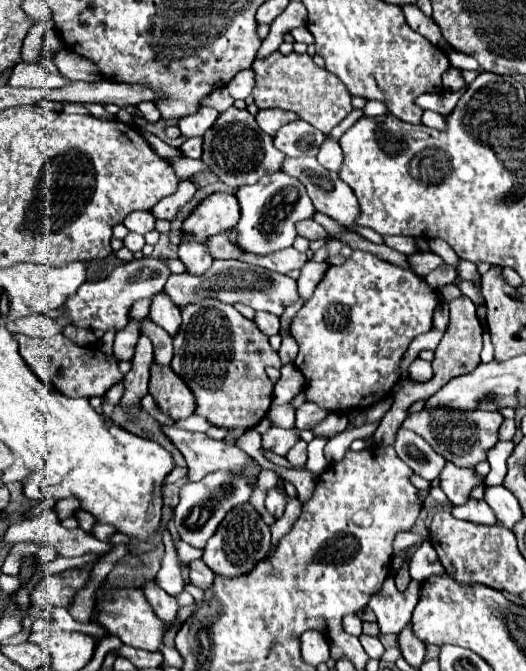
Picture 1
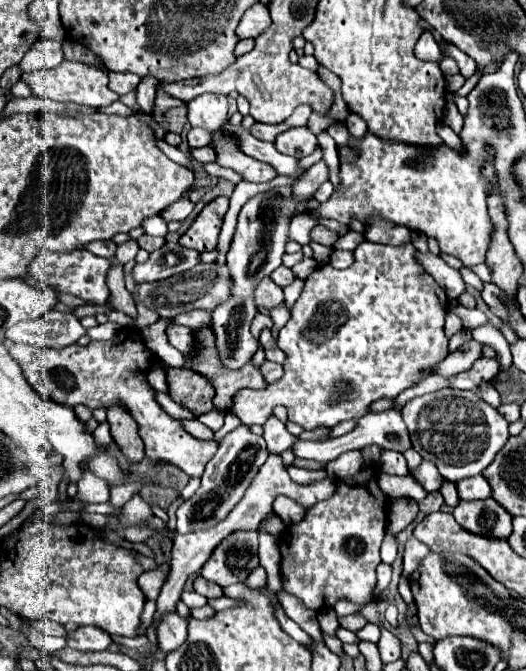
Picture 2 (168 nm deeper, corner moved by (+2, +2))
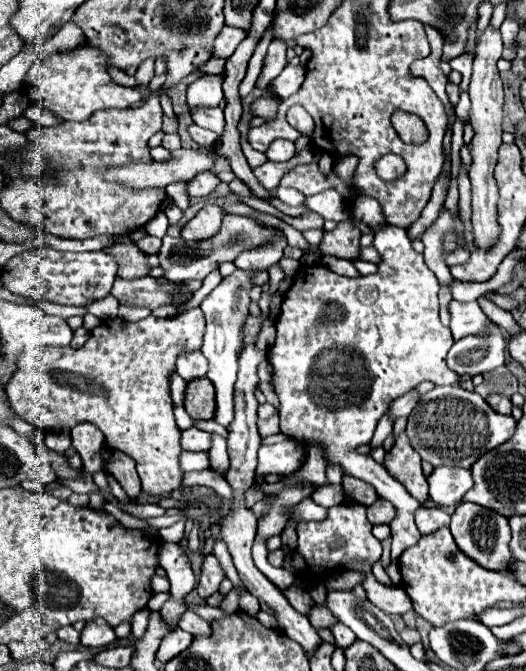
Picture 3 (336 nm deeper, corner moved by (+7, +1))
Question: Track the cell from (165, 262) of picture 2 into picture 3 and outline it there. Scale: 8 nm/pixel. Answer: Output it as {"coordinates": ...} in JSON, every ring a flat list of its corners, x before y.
{"coordinates":[[226,215,222,221,222,231,208,239,208,241,184,241,182,237,164,237,162,247,158,251,160,267,164,269,164,277,170,281,190,281,190,279,204,279,210,271,218,269,222,261,234,261,240,251,248,247,256,247,264,243,264,237,272,233,268,227,258,225,256,221,240,215]]}

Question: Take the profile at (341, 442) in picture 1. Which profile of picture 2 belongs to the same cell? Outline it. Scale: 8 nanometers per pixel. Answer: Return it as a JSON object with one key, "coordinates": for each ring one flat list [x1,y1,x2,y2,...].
{"coordinates":[[277,496,275,502,273,502,273,512,283,520,283,524,289,528,289,524,297,524,297,520,303,520,305,518,305,512,307,508,297,504,295,500,291,498,285,498,285,496]]}

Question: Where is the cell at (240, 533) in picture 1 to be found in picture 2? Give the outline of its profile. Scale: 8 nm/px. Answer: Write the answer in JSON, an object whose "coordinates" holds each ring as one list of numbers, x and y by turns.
{"coordinates":[[257,530,229,534,201,568,201,576,219,586,245,582,249,572,259,566,257,560]]}

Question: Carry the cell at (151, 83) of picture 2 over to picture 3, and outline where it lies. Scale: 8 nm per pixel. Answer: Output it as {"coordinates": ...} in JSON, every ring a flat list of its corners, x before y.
{"coordinates":[[144,61,144,65,138,67,138,71,136,71,134,77,136,77,136,81,140,85,148,85,150,79,154,77,154,61]]}

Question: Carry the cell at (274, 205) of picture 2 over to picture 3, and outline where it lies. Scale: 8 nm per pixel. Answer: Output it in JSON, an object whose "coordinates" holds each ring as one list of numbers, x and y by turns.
{"coordinates":[[236,269,232,275,222,277,222,283,210,295,206,295,206,299,200,305,200,309,206,315,206,331,204,331,204,341,202,341,200,351,210,363,206,377,212,381,216,389,214,421,226,429,234,419,232,397,234,397,234,383,238,375,238,357,240,357,240,351,244,349,244,323,250,315,248,305,250,305,250,291,254,287,252,283,254,275,256,275,254,271]]}

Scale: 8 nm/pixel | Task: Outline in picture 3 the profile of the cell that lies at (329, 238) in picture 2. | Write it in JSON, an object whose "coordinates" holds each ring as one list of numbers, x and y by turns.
{"coordinates":[[350,219,340,221,334,231,326,231,318,249,324,255,334,255,342,259,358,259,358,249,360,249,360,231,354,227]]}

